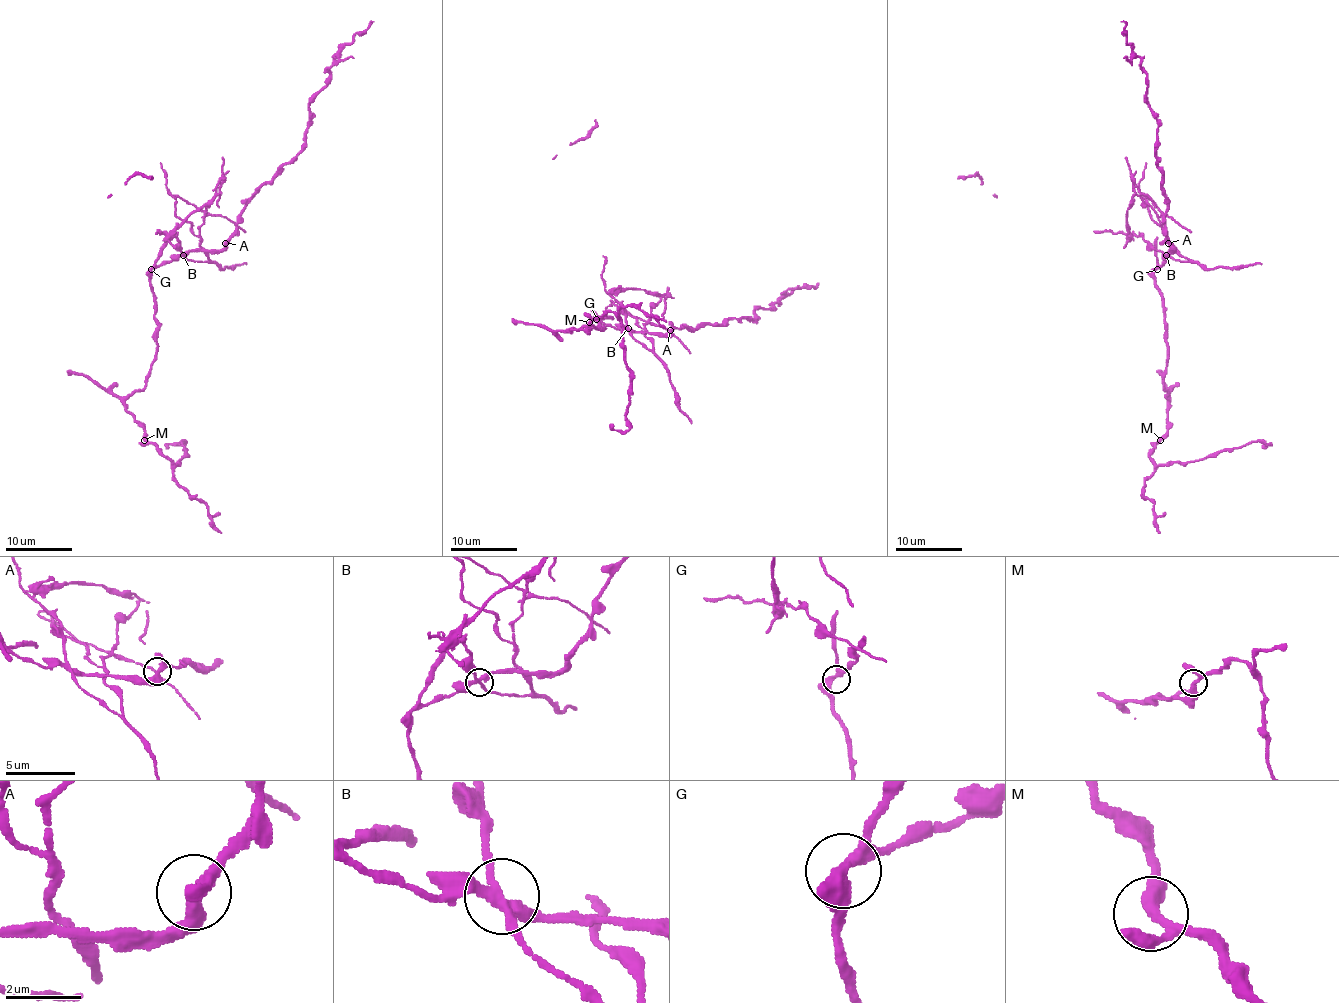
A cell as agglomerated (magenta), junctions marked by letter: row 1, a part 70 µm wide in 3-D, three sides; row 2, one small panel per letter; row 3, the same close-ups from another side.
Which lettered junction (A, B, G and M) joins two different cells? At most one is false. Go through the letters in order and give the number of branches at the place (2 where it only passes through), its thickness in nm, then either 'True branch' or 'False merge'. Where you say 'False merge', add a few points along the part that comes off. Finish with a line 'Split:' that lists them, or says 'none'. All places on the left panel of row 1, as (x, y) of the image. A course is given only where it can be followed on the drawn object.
A: Branches: 3. Thickness 280 nm. True branch
B: Branches: 4. Thickness 280 nm. False merge. Course of the part to remove: (184, 255), (194, 261), (208, 260), (192, 225), (175, 215), (175, 200), (167, 187), (161, 162)
G: Branches: 3. Thickness 320 nm. True branch
M: Branches: 3. Thickness 280 nm. True branch
Split: B

